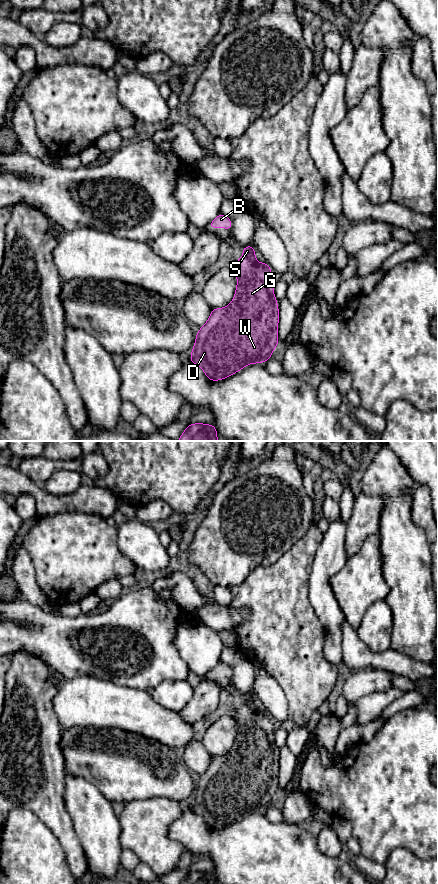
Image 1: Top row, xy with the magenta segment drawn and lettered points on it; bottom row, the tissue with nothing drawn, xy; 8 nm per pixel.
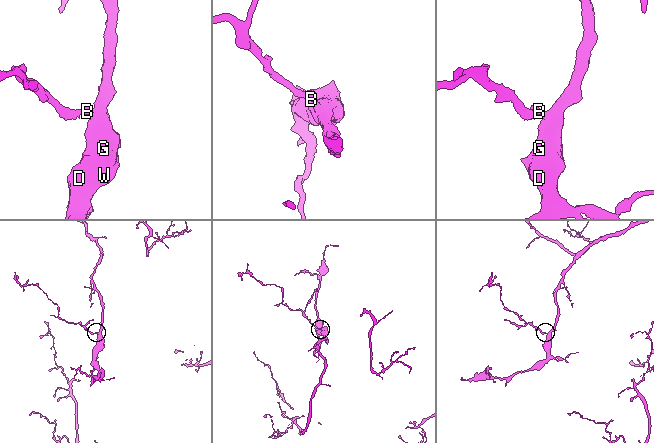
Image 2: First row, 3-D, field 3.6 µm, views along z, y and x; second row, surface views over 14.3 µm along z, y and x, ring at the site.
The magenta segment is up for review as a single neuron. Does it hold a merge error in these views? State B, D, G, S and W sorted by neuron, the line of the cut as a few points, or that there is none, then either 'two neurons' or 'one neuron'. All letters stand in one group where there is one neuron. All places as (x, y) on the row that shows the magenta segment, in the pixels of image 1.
B D G S W; no cut; one neuron

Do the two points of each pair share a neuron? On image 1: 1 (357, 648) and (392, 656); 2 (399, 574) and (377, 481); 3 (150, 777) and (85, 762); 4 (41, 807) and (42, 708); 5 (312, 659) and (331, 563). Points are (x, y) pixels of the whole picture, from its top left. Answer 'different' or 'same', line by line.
1: same
2: same
3: same
4: same
5: different

